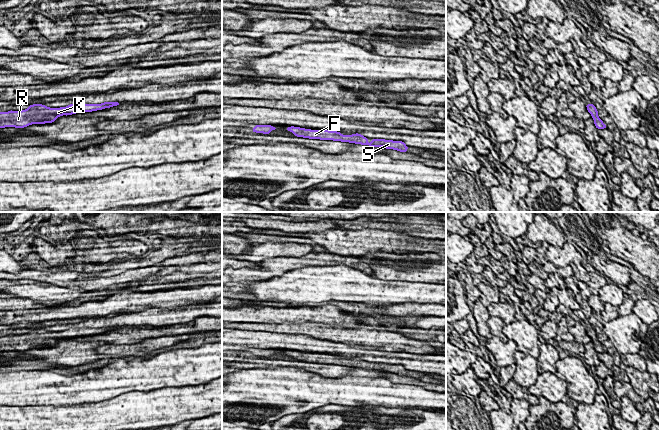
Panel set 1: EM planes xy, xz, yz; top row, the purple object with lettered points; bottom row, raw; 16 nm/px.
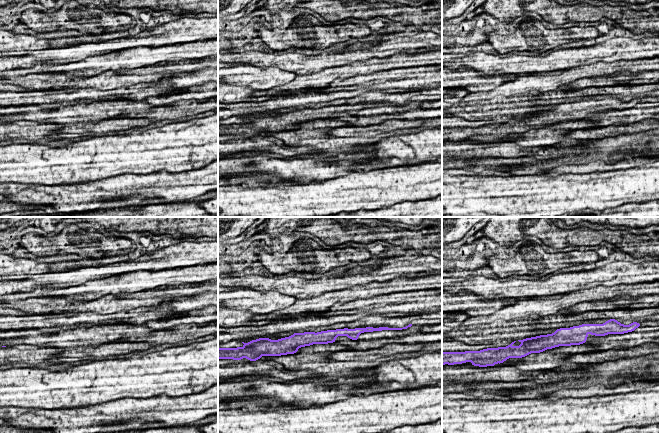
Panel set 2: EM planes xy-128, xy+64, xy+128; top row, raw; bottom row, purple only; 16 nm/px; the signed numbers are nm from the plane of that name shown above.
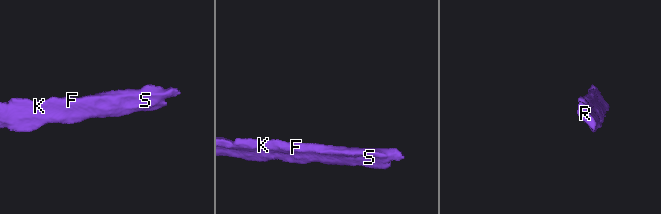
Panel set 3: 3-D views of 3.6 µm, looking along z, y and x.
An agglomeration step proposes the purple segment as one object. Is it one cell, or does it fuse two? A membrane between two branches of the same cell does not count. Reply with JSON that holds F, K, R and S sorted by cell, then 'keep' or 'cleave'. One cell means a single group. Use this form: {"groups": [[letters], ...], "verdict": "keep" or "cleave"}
{"groups": [["F", "K", "R", "S"]], "verdict": "keep"}

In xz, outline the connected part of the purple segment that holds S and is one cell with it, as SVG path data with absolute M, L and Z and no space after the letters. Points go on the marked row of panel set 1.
M294 126L287 127L286 130L292 132L296 137L349 142L365 146L368 145L369 147L382 147L386 149L397 150L399 152L408 152L408 146L403 141L371 139L371 143L369 144L368 138L359 133L342 135L341 132L337 131L311 130Z

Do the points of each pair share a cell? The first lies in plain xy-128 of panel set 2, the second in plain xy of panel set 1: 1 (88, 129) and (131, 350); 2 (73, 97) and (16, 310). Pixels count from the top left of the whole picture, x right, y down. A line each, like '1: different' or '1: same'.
1: same
2: different

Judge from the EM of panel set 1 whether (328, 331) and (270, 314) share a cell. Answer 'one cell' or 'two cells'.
two cells

